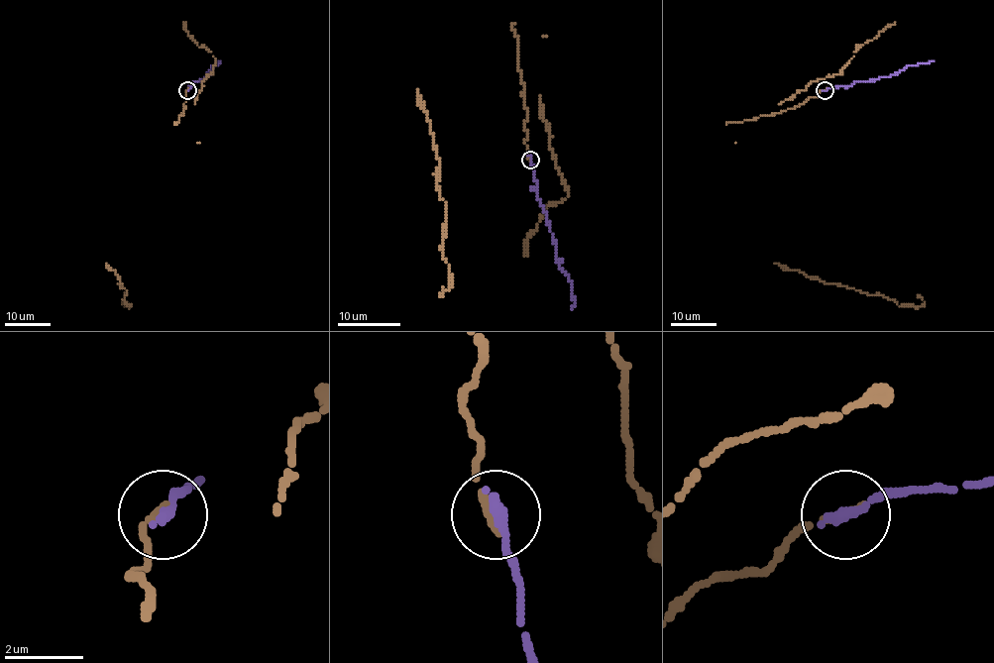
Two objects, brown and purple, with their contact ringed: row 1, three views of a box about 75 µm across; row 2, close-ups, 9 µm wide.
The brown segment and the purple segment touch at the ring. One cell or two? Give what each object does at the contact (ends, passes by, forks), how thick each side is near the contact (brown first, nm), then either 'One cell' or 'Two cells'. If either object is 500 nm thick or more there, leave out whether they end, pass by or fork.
At the ring brown ends. At the ring purple ends. Thickness 240 nm (brown) against 320 nm. One cell

